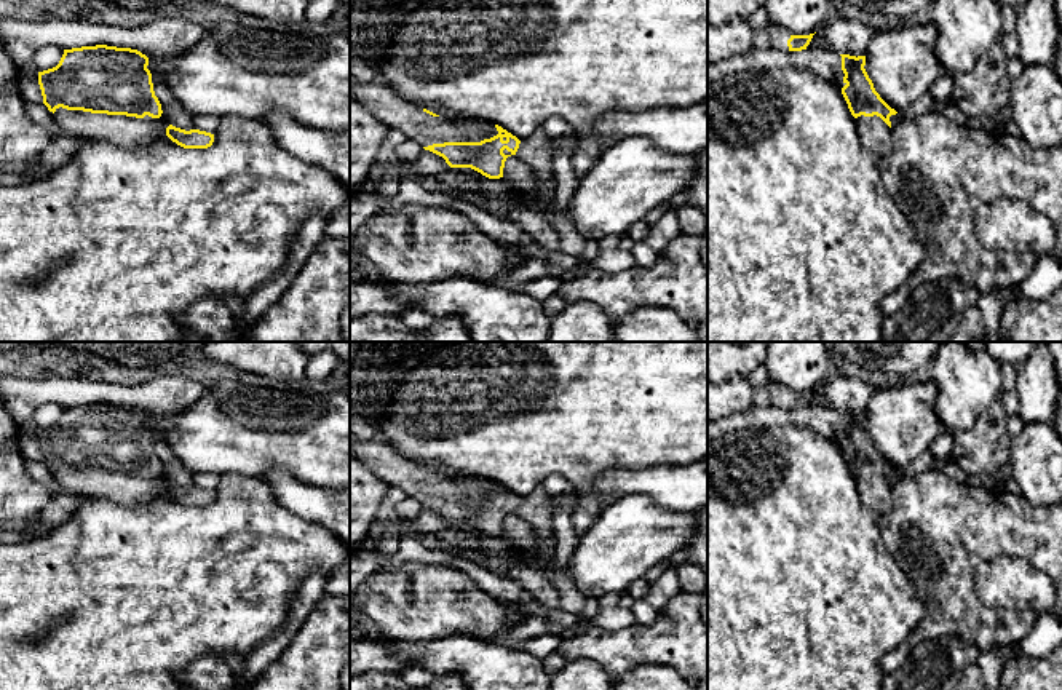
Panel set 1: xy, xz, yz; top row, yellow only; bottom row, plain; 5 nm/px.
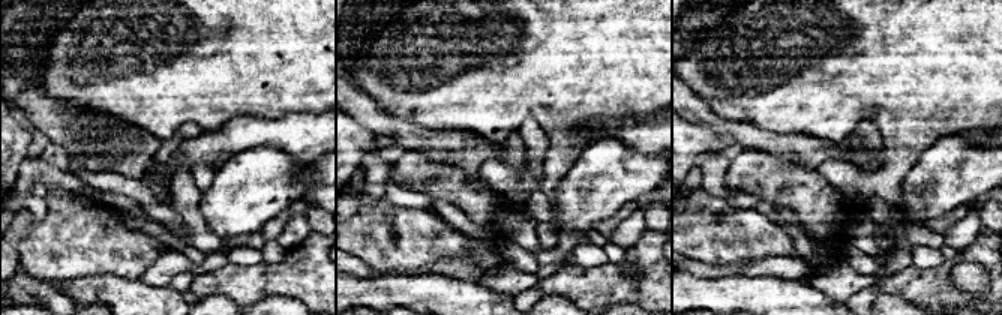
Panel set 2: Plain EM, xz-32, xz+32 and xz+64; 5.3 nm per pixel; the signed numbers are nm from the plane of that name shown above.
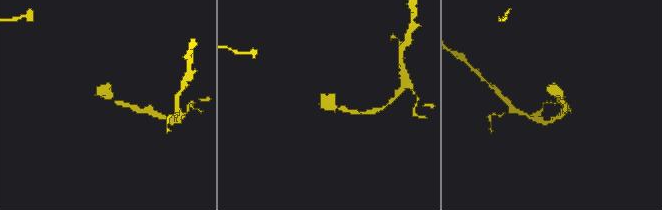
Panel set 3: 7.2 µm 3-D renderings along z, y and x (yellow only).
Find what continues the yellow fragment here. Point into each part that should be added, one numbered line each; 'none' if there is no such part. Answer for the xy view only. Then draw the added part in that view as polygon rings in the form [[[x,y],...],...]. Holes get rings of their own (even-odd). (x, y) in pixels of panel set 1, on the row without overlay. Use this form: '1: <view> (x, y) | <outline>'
1: xy (128, 489) | [[[59,465],[54,470],[54,479],[59,487],[77,498],[109,498],[126,506],[150,503],[166,490],[160,476],[149,473],[136,476]]]

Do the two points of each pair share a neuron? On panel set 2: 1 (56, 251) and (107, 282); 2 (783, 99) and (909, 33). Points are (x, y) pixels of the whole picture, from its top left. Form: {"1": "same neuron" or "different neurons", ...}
{"1": "different neurons", "2": "same neuron"}

